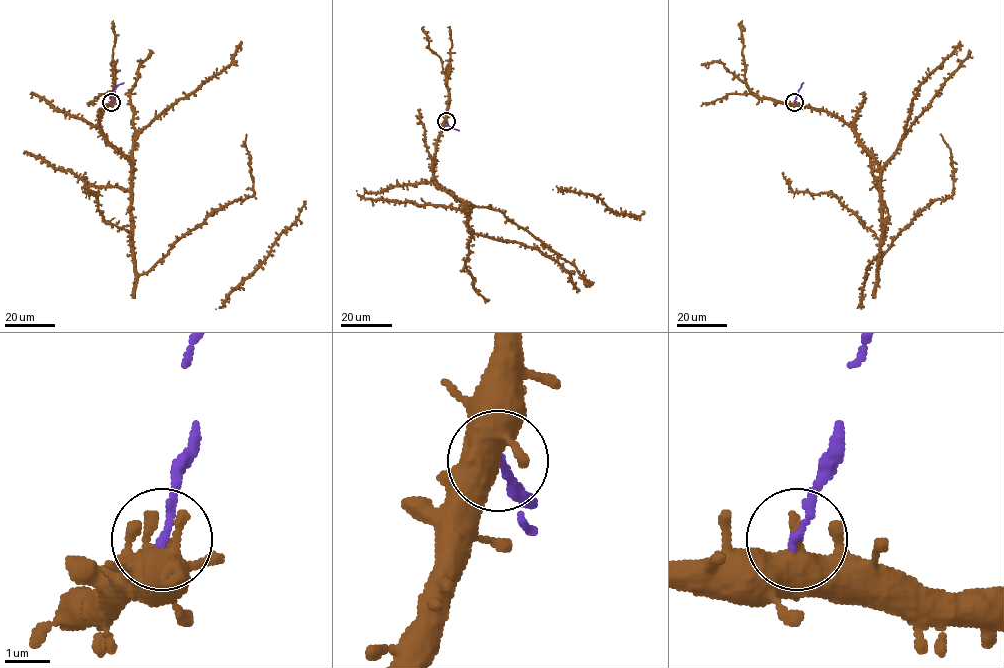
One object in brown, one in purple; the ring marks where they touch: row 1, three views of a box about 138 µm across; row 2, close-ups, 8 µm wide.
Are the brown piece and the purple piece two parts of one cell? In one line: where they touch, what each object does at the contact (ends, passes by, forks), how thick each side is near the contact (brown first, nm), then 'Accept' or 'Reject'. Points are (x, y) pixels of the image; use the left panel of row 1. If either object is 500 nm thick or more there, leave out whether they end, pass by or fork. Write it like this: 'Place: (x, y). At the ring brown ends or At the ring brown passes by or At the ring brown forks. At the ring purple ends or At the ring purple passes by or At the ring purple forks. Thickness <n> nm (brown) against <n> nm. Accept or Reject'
Place: (111, 102). Thickness 700 nm (brown) against 180 nm. Reject

